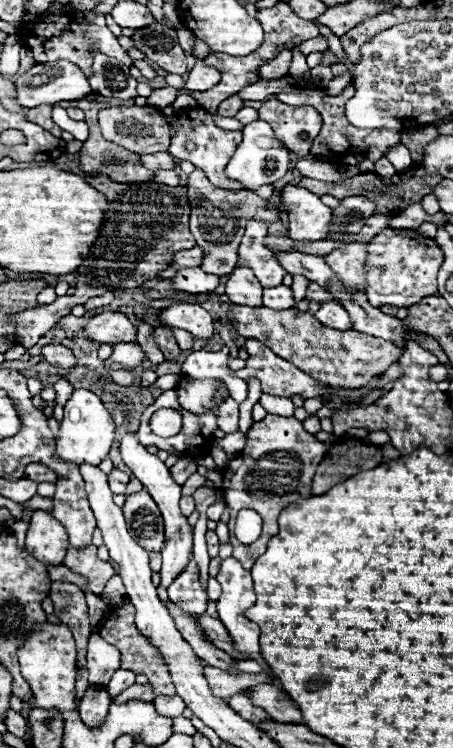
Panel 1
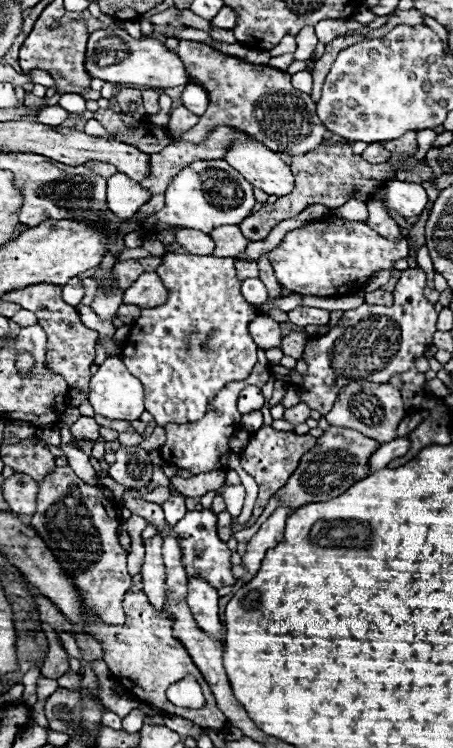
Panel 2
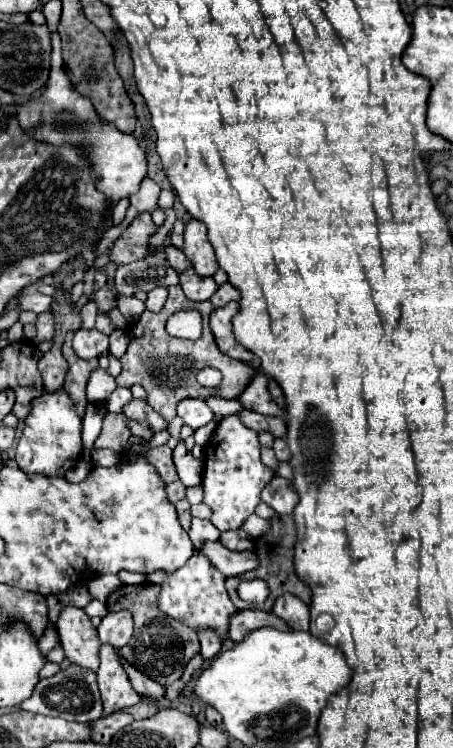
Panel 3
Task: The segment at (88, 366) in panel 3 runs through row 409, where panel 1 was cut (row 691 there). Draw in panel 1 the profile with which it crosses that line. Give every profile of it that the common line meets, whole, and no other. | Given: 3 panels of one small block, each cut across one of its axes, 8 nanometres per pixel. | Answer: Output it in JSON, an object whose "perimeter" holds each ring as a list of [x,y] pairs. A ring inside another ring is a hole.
{"perimeter":[[[52,582],[50,598],[54,602],[54,614],[70,628],[76,648],[78,648],[78,678],[76,678],[76,702],[82,700],[88,690],[88,672],[86,672],[86,646],[88,636],[92,634],[88,622],[88,606],[84,600],[84,592],[68,582]]]}

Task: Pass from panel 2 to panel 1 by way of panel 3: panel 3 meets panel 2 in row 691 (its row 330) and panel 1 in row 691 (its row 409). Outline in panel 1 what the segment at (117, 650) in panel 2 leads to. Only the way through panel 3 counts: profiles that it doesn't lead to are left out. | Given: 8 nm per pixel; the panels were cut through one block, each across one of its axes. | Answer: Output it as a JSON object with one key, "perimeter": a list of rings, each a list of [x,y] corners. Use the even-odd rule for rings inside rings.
{"perimeter":[[[130,602],[120,604],[116,608],[112,608],[106,616],[106,622],[100,628],[100,636],[104,640],[108,640],[108,644],[116,646],[122,654],[122,662],[120,668],[128,668],[136,674],[144,674],[150,680],[150,686],[154,688],[156,696],[176,696],[176,688],[172,684],[172,676],[168,672],[168,666],[164,664],[164,658],[160,656],[160,652],[156,652],[156,646],[150,644],[150,640],[146,636],[142,636],[138,632],[138,628],[134,626],[134,606]]]}

